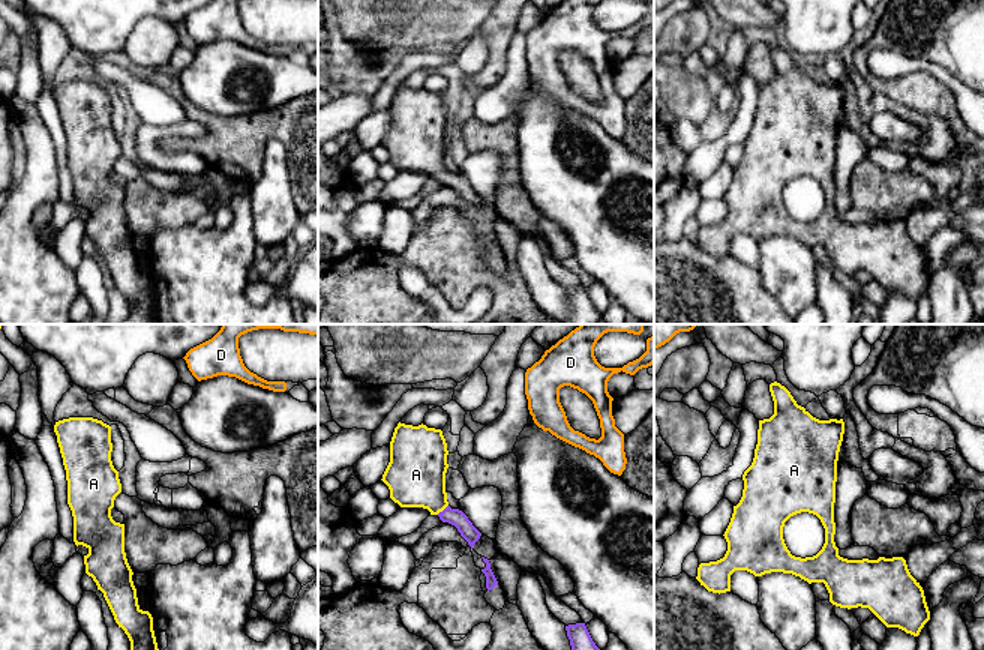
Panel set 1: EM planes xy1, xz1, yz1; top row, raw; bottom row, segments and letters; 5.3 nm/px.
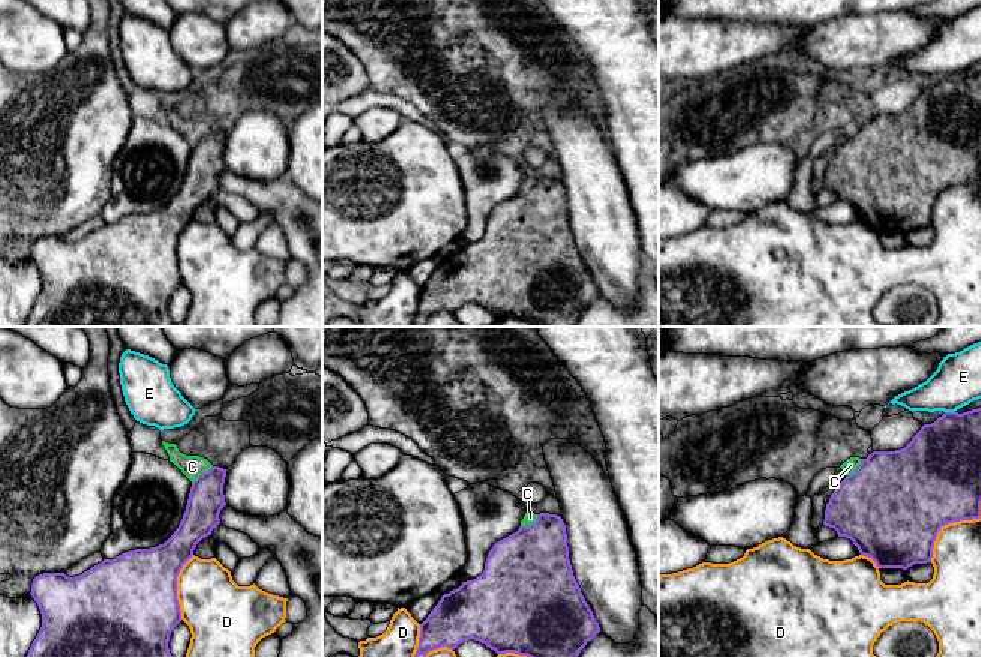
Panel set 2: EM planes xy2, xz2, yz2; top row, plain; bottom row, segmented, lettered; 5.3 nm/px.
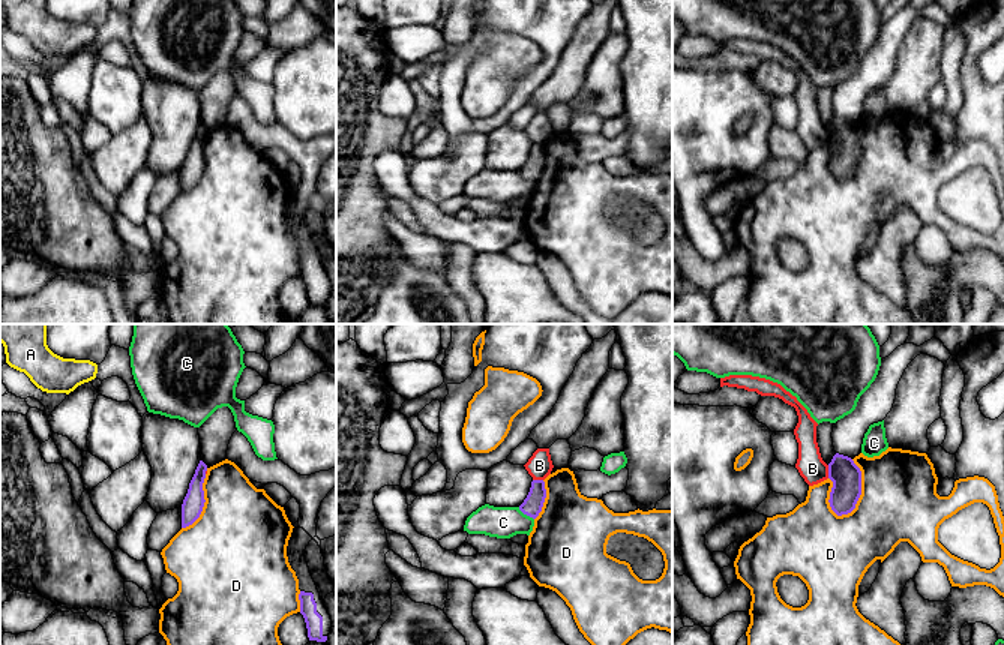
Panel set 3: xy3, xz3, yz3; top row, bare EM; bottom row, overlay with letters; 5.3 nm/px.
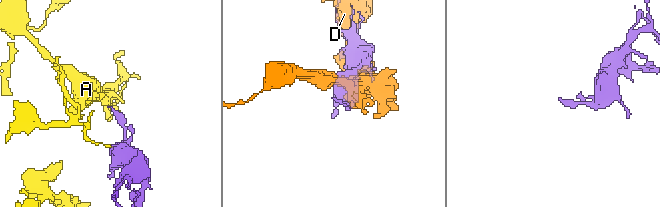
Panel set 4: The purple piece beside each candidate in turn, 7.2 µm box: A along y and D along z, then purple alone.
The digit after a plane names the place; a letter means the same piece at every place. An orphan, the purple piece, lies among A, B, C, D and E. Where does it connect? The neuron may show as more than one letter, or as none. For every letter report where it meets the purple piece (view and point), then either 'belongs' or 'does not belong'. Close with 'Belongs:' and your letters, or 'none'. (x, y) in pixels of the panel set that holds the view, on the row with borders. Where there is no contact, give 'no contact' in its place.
A: xz1 (443, 511) | belongs
B: yz3 (829, 471) | does not belong
C: xy2 (204, 473) | does not belong
D: yz3 (860, 492) | does not belong
E: yz2 (950, 413) | does not belong
Belongs: A

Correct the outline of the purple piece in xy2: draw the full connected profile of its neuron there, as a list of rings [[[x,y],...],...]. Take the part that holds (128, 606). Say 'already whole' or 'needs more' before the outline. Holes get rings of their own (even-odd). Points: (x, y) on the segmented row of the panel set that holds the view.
already whole | [[[213,466],[192,483],[183,519],[164,544],[104,560],[75,578],[36,576],[30,594],[40,609],[42,627],[27,657],[172,657],[170,634],[182,621],[177,576],[196,544],[220,524],[225,477],[226,470]]]

